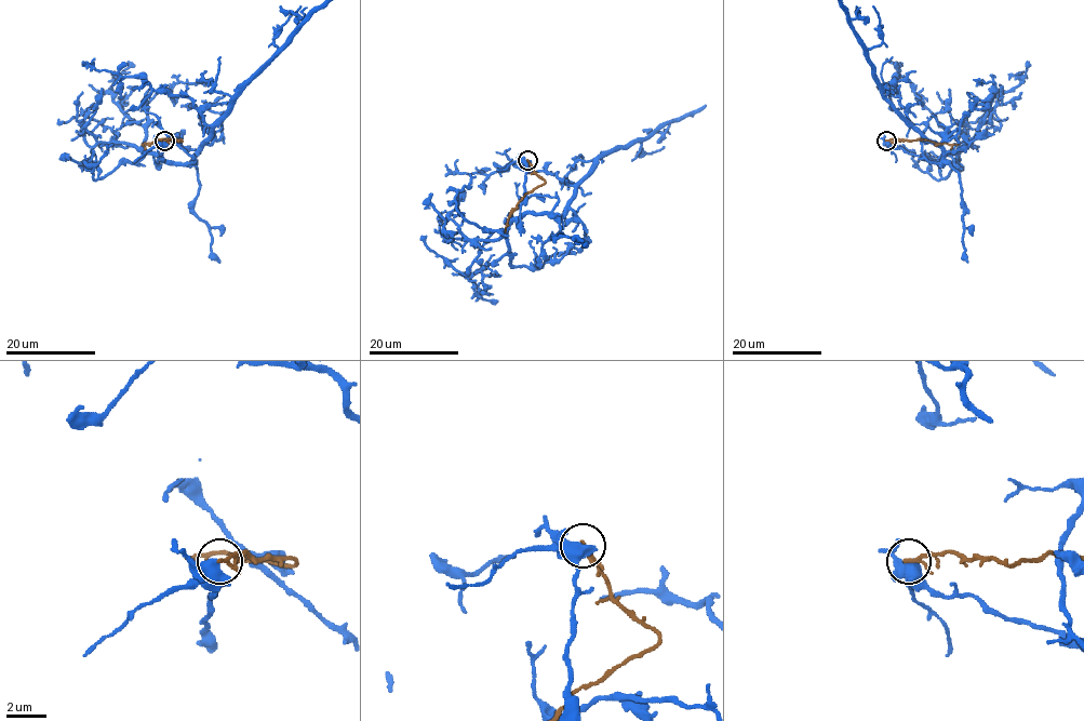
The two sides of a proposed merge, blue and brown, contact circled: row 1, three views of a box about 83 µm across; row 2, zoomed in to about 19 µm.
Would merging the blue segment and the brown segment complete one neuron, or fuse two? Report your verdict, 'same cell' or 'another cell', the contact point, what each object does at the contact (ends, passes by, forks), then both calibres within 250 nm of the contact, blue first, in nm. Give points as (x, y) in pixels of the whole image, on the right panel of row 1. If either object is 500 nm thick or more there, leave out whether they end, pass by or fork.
another cell; at (886, 141); 650 nm thick on the blue side, 160 nm on the other

